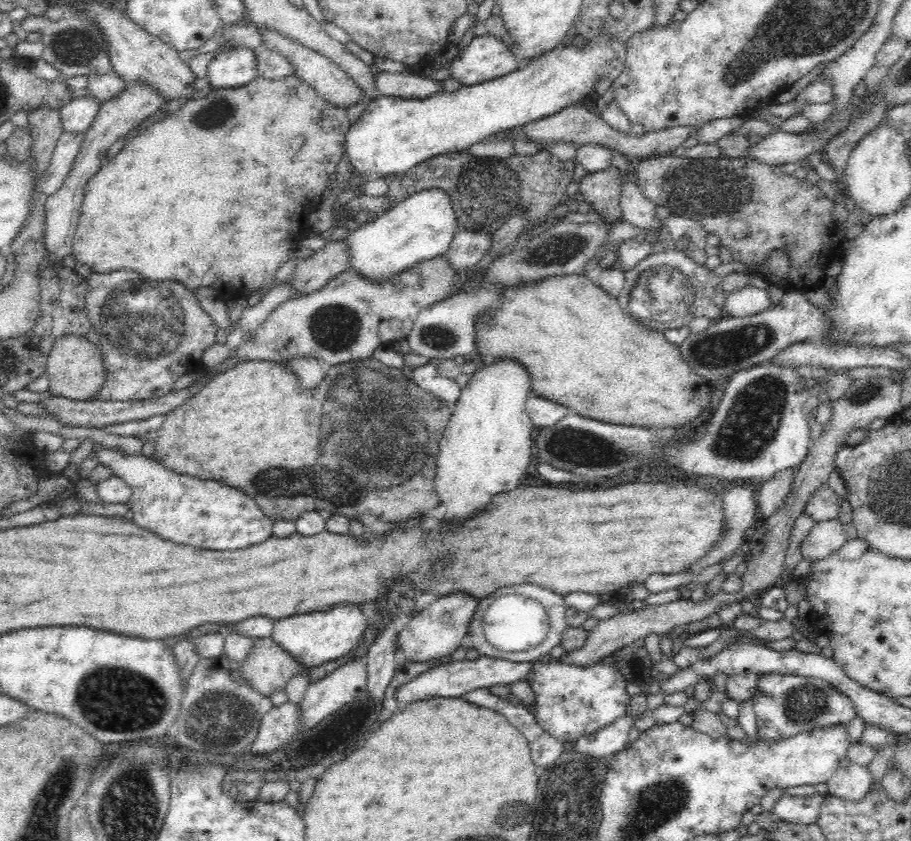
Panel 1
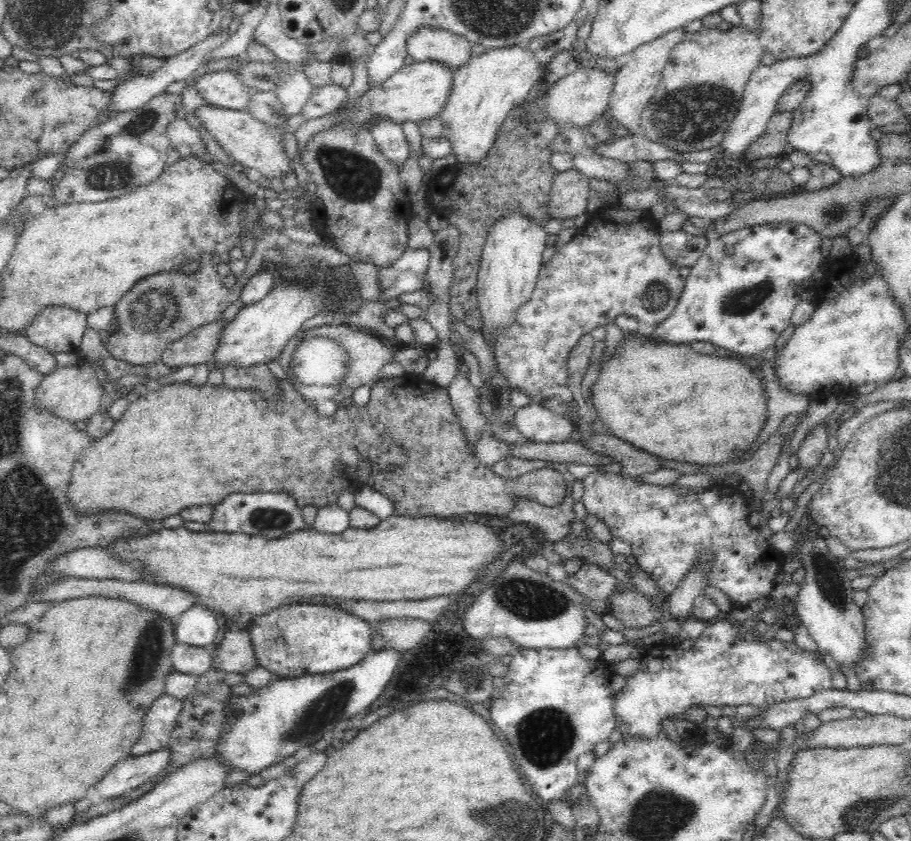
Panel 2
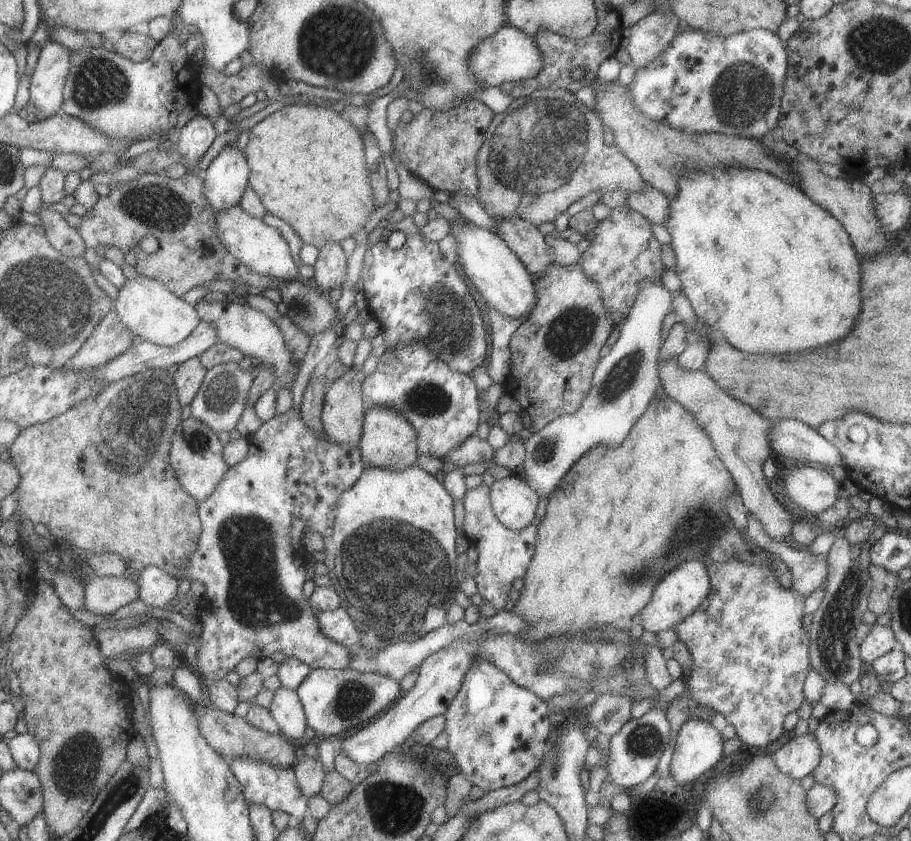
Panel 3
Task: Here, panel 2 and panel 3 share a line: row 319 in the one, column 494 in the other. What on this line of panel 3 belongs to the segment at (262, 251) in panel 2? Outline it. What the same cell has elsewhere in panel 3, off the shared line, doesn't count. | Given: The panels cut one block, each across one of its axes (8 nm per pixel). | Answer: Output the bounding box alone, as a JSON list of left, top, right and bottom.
[475,89,645,226]

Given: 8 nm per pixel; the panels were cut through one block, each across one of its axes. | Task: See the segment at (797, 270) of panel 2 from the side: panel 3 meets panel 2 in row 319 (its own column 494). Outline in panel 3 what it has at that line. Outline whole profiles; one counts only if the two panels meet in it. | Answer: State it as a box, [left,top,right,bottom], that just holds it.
[443,658,553,791]

